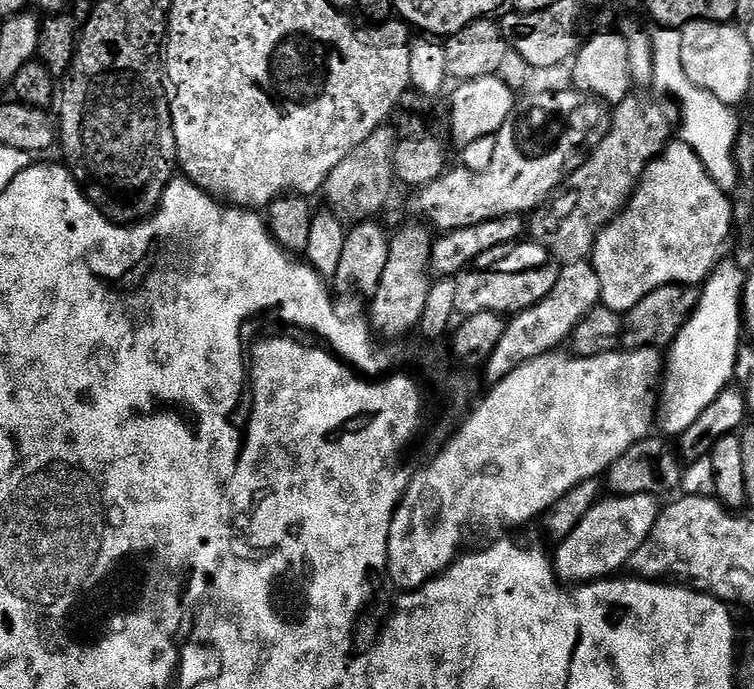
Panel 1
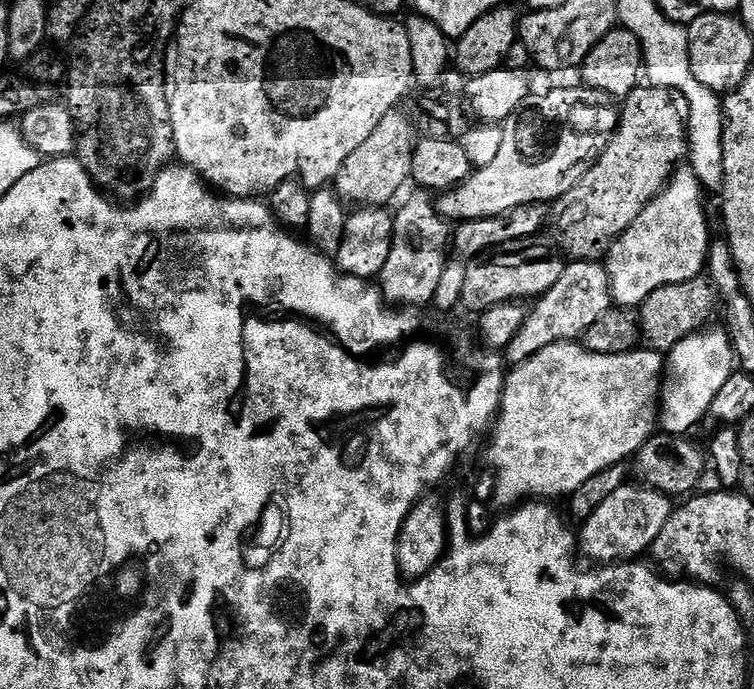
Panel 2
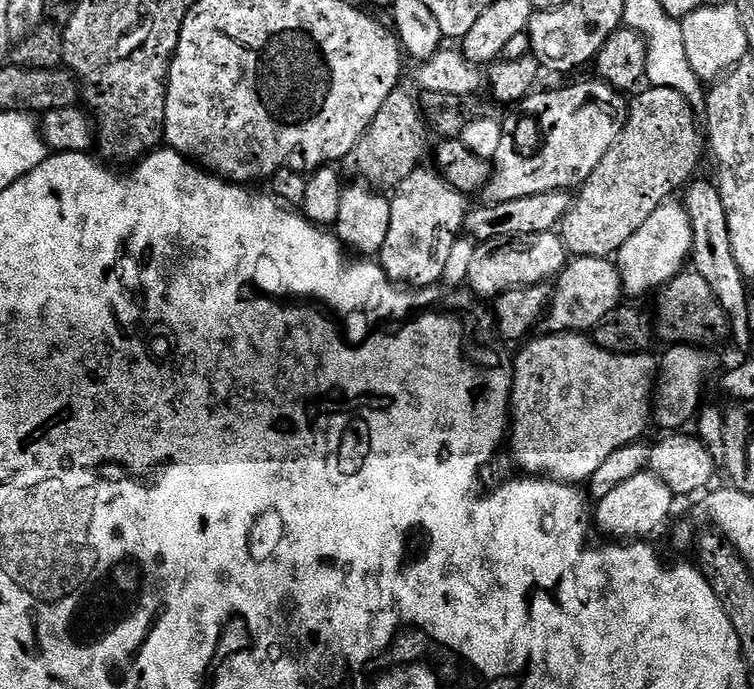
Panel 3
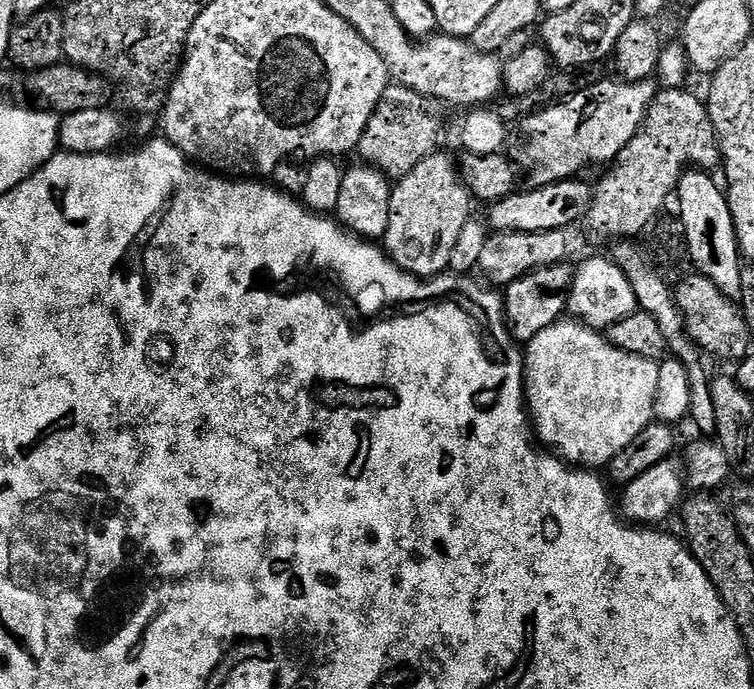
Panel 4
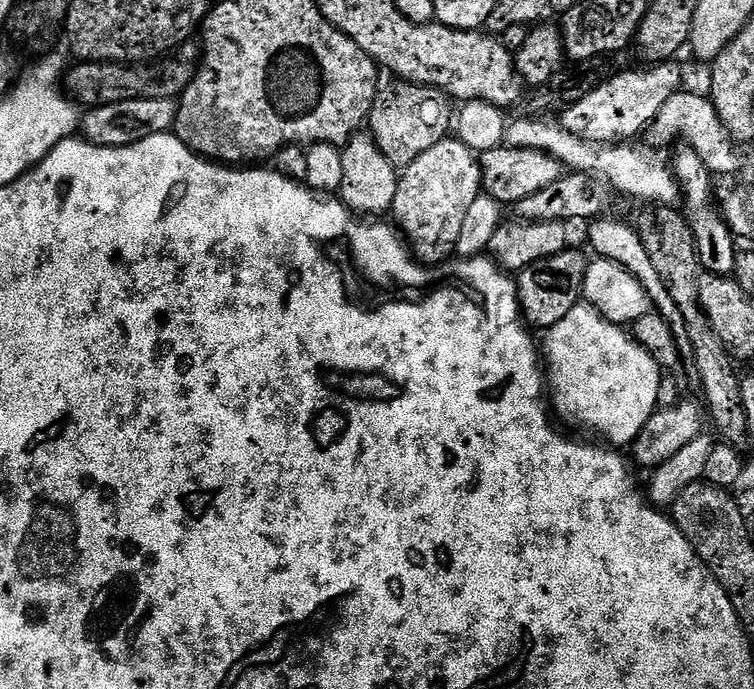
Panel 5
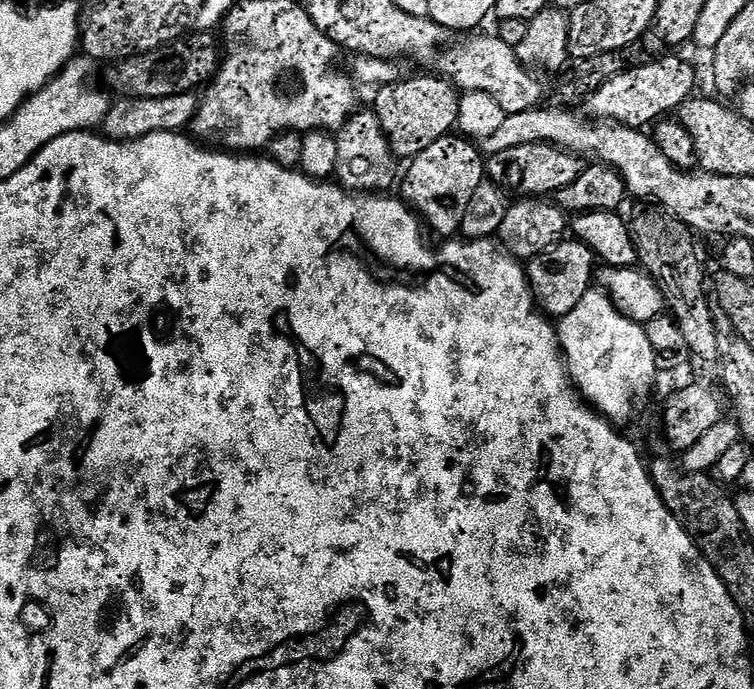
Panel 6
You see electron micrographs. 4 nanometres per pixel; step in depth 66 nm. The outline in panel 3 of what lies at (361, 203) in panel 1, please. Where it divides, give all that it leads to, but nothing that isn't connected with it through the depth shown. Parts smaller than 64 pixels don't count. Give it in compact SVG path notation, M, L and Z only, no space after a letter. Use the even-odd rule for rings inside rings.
M394 91L390 98L386 98L382 110L378 110L374 122L370 122L370 126L346 158L349 170L357 172L361 181L367 182L376 190L395 190L402 182L406 182L406 178L410 178L410 174L421 167L423 160L420 159L428 148L429 123L425 120L418 100L404 91Z

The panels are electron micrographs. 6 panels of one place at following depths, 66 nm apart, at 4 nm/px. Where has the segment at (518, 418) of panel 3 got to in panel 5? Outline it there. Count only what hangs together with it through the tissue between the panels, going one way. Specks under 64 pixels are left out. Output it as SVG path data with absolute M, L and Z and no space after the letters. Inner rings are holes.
M579 302L570 310L570 314L566 318L562 318L553 328L547 329L545 340L542 340L542 360L546 365L546 384L550 389L550 404L554 409L555 415L560 416L568 424L573 424L576 428L585 428L588 432L593 432L601 441L607 442L612 446L620 446L616 444L624 444L630 446L638 438L638 434L642 430L642 426L646 426L646 422L656 413L656 409L660 402L660 385L662 383L662 370L658 366L658 362L654 362L654 358L650 358L650 354L646 354L646 350L641 344L635 340L621 325L611 324L593 304L587 302Z

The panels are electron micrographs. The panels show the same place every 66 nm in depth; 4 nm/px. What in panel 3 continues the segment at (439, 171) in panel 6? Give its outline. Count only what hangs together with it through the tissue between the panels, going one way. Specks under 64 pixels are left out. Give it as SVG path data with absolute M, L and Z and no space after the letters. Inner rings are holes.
M421 166L394 190L390 229L378 257L393 283L414 290L435 287L442 279L449 255L464 230L467 199L432 166Z

